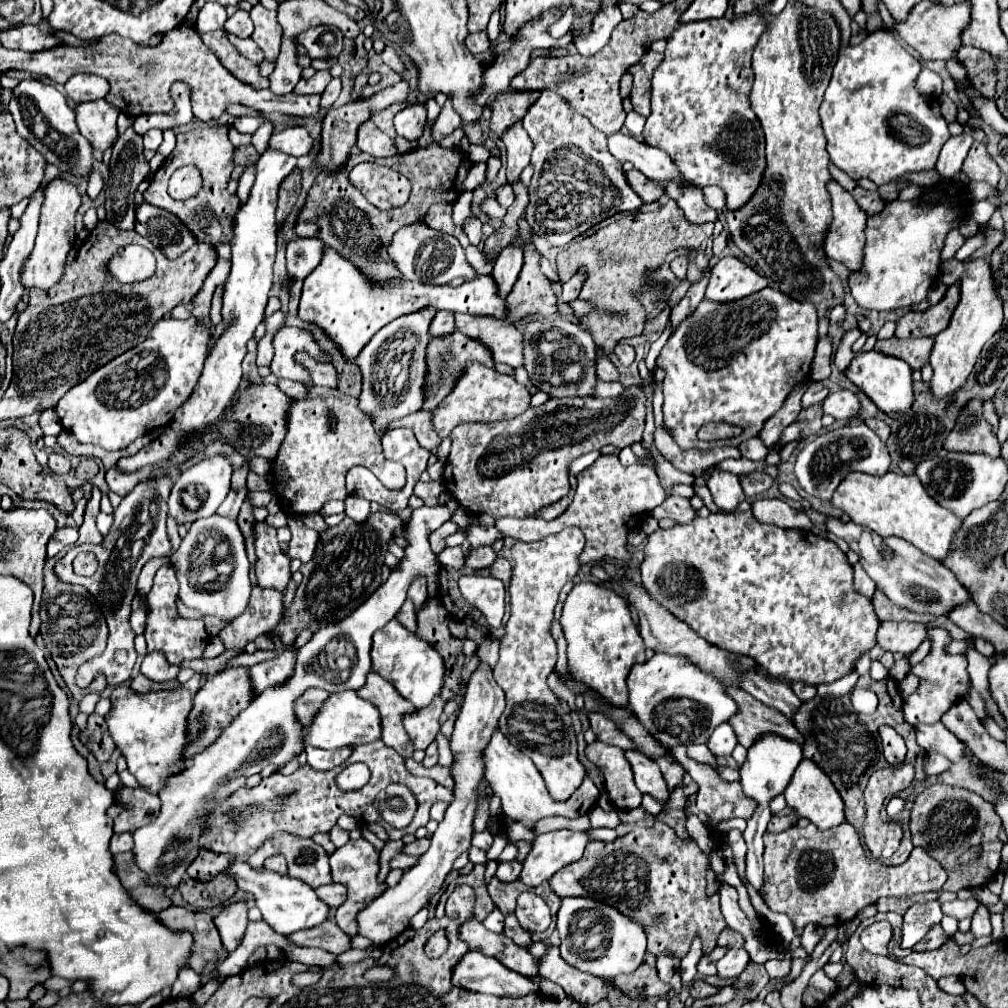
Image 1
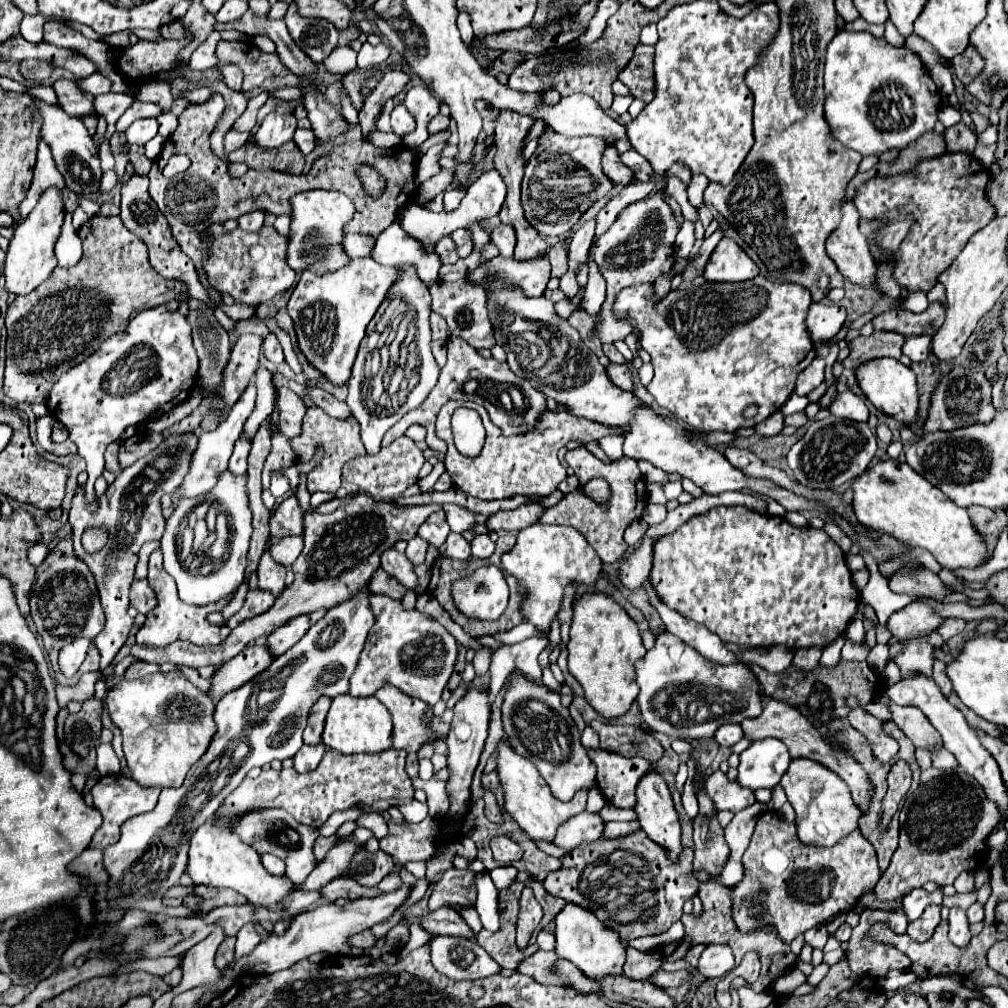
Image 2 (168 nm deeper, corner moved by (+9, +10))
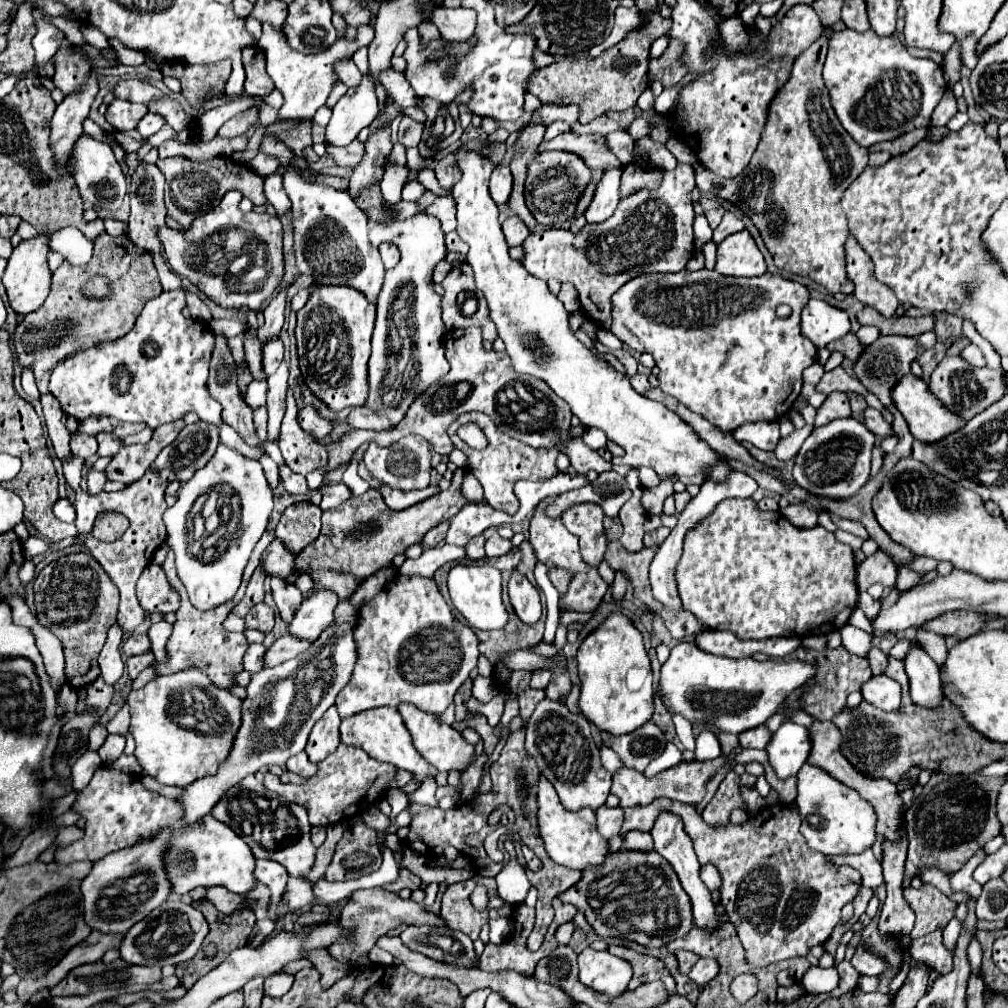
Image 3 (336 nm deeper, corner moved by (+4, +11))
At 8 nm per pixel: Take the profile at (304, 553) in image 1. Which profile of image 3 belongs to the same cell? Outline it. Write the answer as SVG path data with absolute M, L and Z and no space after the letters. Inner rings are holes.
M276 538L260 556L260 566L266 576L286 578L294 570L294 556L284 548L284 544Z

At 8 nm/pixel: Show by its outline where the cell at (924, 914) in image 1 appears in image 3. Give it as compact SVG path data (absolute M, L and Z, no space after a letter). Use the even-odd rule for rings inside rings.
M982 848L982 850L978 850L978 854L974 854L974 858L970 858L968 862L966 862L966 866L962 868L962 870L958 870L954 876L952 876L952 888L954 890L962 890L962 892L966 892L968 896L972 896L972 898L978 898L980 896L980 884L978 882L974 882L974 878L972 878L972 872L974 872L974 868L978 866L978 864L982 864L984 862L984 858L986 858L986 850Z

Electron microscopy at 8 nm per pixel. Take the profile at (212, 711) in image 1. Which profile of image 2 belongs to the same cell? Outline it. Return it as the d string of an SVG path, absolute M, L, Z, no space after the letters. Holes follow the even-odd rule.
M265 645L245 647L245 651L241 651L231 661L215 669L207 695L213 697L215 701L221 699L221 695L245 685L249 679L265 671L271 665L271 661L273 657L269 655L269 649Z

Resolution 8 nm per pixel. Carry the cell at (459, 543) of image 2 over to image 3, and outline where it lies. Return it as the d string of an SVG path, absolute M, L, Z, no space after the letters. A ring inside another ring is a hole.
M482 534L476 536L476 538L472 538L470 544L466 546L466 550L468 550L468 558L472 558L472 560L482 560L482 558L486 558L484 542L486 542L486 536L482 536Z

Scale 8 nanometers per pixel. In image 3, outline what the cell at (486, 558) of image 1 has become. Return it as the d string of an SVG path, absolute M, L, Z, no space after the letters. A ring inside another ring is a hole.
M492 534L488 540L486 540L486 556L504 556L512 550L512 542L498 536L498 534Z

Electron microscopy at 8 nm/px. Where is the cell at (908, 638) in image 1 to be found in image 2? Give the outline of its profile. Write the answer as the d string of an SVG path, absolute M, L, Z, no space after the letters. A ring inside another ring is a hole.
M909 603L903 609L895 611L889 619L887 619L887 629L891 631L891 635L895 639L901 641L911 641L923 635L929 635L943 619L933 611L933 607L925 605L925 603Z

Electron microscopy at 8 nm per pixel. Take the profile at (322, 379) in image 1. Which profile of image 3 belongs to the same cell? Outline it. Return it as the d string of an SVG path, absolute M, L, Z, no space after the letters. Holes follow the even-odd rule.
M230 190L224 194L220 204L194 218L188 230L172 230L168 226L158 228L158 238L164 246L164 258L170 268L188 278L200 292L206 294L220 308L238 310L242 306L250 310L258 310L262 302L268 302L278 294L284 268L282 268L282 224L276 216L248 212L244 214L238 204L242 194L238 190ZM258 248L266 250L266 262L270 262L270 274L266 274L266 282L258 282L258 290L250 286L250 280L244 278L248 268L254 264L254 254Z

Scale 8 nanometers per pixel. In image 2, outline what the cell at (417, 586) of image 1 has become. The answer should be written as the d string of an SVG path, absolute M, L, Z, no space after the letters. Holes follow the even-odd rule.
M413 537L409 543L407 543L407 549L405 549L405 555L407 559L411 561L411 565L421 565L425 561L425 551L427 551L427 541L421 539L421 537Z

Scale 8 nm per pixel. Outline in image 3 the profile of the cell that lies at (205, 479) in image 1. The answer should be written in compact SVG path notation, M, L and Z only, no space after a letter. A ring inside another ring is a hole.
M254 380L246 392L246 402L250 404L250 408L264 406L266 404L266 392L268 392L266 380Z

